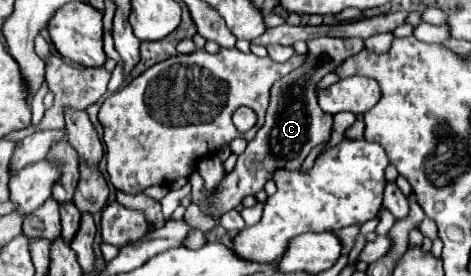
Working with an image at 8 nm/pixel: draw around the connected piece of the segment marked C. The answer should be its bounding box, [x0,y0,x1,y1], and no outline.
[189,37,365,221]

